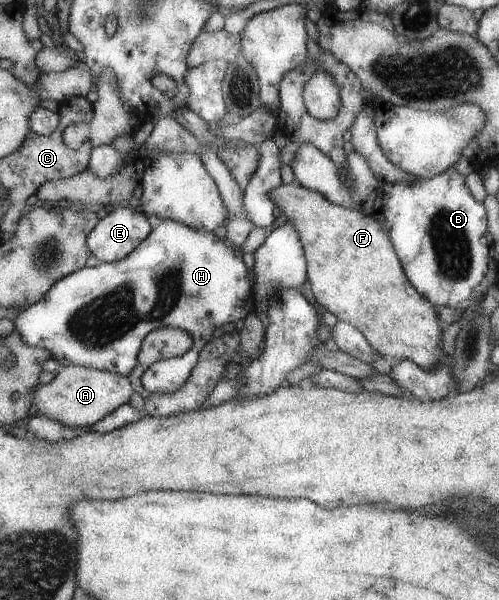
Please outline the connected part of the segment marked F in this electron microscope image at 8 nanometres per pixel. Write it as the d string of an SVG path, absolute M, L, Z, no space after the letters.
M283 183L271 192L269 198L287 216L287 220L297 226L308 258L308 281L319 305L335 315L338 322L344 321L355 326L381 356L389 355L400 361L411 360L424 370L437 370L444 365L442 359L447 356L443 351L445 325L439 321L435 306L409 281L390 232L379 220L370 217L365 211L332 204L321 192L302 185L296 188L291 183Z

